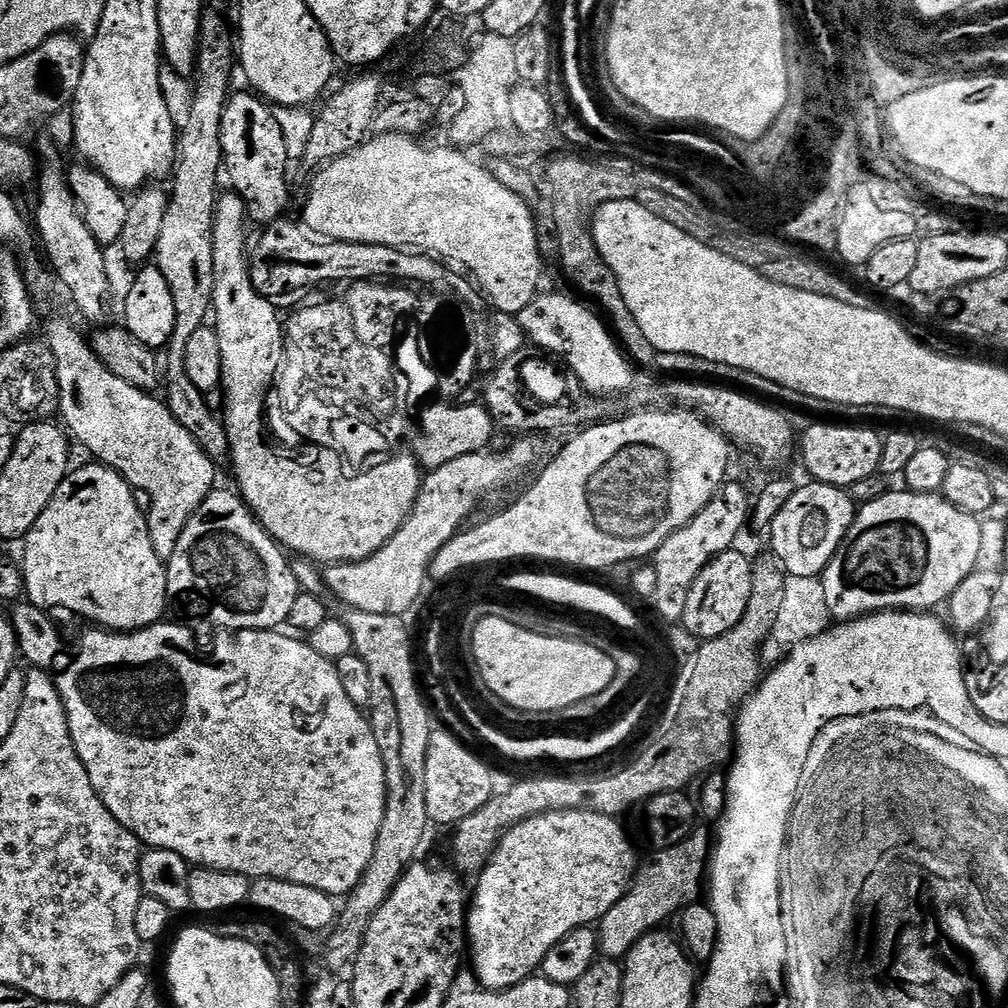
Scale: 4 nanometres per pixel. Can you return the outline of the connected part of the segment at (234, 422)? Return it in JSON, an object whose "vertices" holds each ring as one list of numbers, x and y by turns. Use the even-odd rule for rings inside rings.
{"vertices":[[228,190,228,193,221,195,216,202,216,217,214,218,214,294,212,295,212,312,214,313,214,327,218,334,218,346,222,349,222,378,220,383,222,385,222,419,224,422,224,429,230,438,230,450,232,451,230,457,230,469,236,475,235,487,238,489,238,495,248,509,252,511,257,522,262,525,272,539,280,545,281,548,287,550,289,553,295,554,297,557,319,562,324,566,331,566,334,564,347,564,358,560,364,560,367,556,373,556,390,538,394,538,394,534,402,526,402,522,410,514,413,504,416,503,416,496,420,493,420,485,422,483,422,469,411,455,396,456,393,460,388,460,385,464,376,464,369,472,364,472,361,476,343,476,340,473,342,470,342,460,328,460,328,448,324,448,324,460,320,460,320,464,316,464,316,468,312,468,312,464,292,464,292,459,286,458,286,470,292,472,274,472,274,460,270,460,269,451,264,451,266,439,261,435,261,427,266,423,266,416,260,412,249,412,250,410,250,390,249,388,268,388,271,389,276,383,276,378,280,370,280,363,286,358,286,324,276,311,277,305,271,304,266,298,262,298,262,294,258,294,258,290,252,281,252,273,250,271,250,256,246,251,244,252,244,222,246,223,245,202,243,198,236,194,235,191]]}

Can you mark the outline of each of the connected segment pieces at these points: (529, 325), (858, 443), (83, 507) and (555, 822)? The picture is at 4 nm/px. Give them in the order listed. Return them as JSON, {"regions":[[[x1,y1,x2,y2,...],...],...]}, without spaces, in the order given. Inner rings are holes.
{"regions":[[[552,292,545,296,544,293,537,295,530,306,518,313,519,324,531,343,533,340,538,347,561,356,572,367,585,393,596,398,616,398,619,392,631,386,633,365,626,359,621,345,614,339,605,321,600,321,601,317,587,303,576,300,568,296,555,296]],[[814,422,798,440,800,452,808,475,813,481,832,485,836,488,849,487,880,469,880,456,883,437,875,430,857,425]],[[88,462,85,468,73,467,68,473,68,477,58,486,54,498,50,498,50,506,42,510,38,522,23,537,24,562,22,561,22,571,24,576,24,592,27,603,35,608,53,610,52,608,65,608,68,612,73,612,76,616,85,616,92,620,93,625,99,626,109,632,137,632,143,628,148,628,152,624,159,624,165,619,164,611,169,611,170,601,168,599,168,569,165,561,158,558,154,550,154,542,150,542,150,530,148,529,148,518,141,510,138,510,137,503,134,502,132,485,126,483,114,469,99,462]],[[567,808,561,812,543,812,537,816,532,816,528,820,523,820,522,823,514,825,501,836,500,845,496,847,496,851,488,860,488,865,484,867,483,872,479,873,478,879,475,881,475,883,477,882,476,893,473,896,471,893,470,907,466,912,466,944,470,952,472,948,472,965,470,968,481,986,490,992,501,992,507,988,518,986,523,980,527,980,533,974,541,971,546,954,550,954,550,950,554,950,554,946,558,946,558,942,562,942,562,938,566,938,571,932,579,928,595,925,618,903,624,892,627,891,633,873,638,867,636,852,632,849,633,841,630,836,630,841,628,841,628,836,624,833,624,828,620,823,621,821,617,817,607,816,601,812,593,812,586,808]]]}

